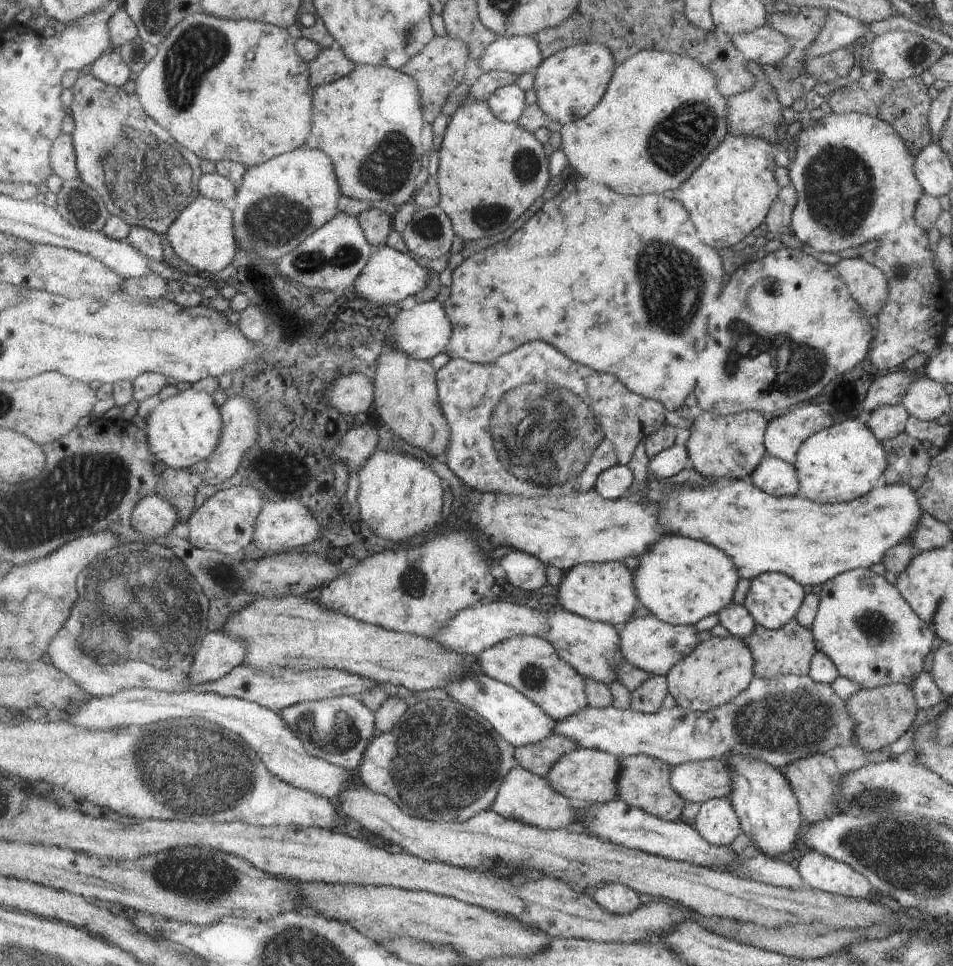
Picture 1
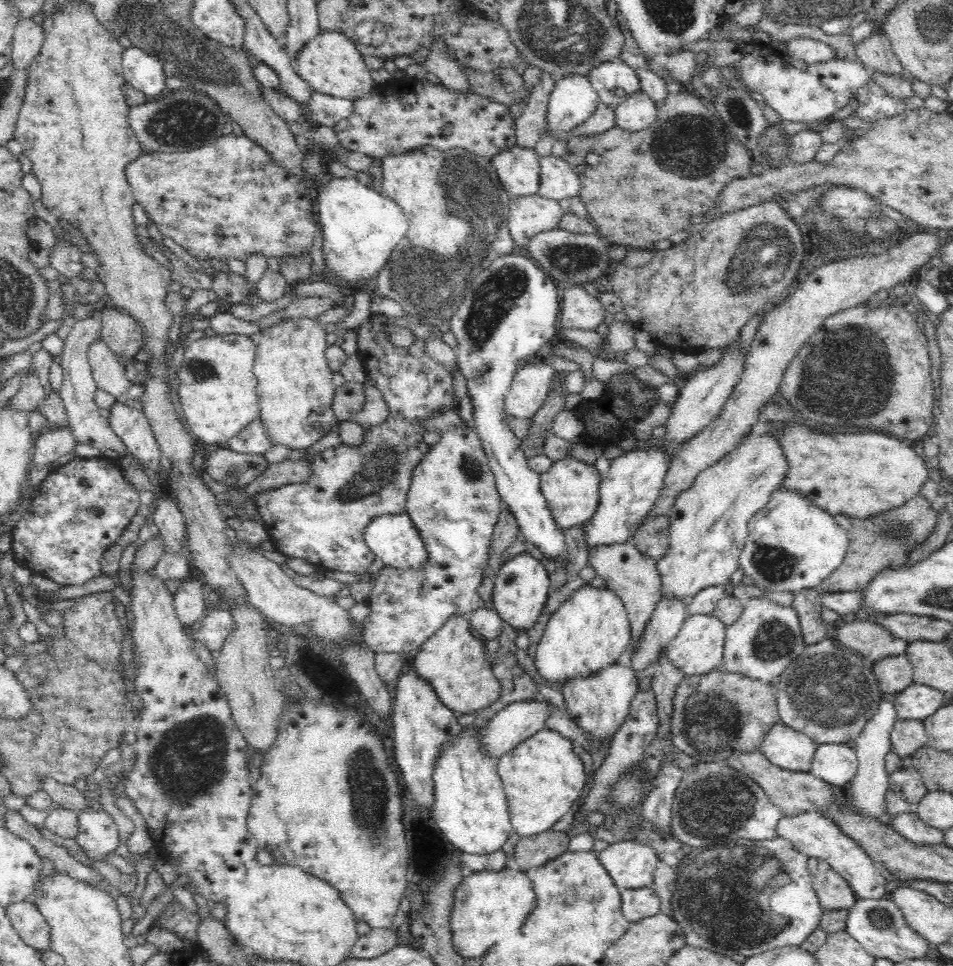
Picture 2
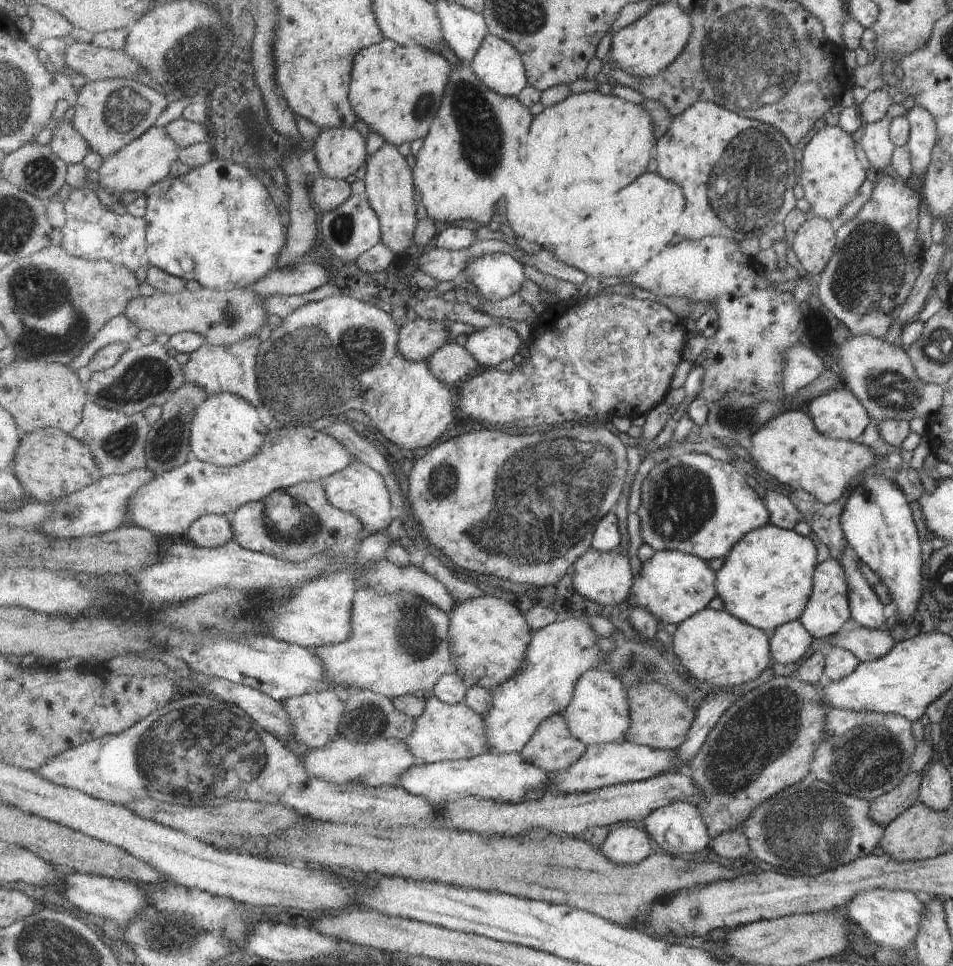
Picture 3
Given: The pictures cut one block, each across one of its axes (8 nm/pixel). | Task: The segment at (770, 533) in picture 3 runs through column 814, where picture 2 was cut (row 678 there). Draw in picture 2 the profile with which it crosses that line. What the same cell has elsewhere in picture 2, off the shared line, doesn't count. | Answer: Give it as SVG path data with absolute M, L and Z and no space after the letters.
M588 583L577 588L551 614L536 648L535 668L550 682L565 684L568 679L588 676L616 663L630 644L630 639L630 621L621 598L608 587L596 588Z

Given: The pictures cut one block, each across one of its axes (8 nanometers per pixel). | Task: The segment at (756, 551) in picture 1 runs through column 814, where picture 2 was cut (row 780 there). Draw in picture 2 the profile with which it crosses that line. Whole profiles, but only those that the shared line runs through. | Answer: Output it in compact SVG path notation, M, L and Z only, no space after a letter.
M544 727L524 739L498 761L497 771L504 783L513 829L520 837L538 835L571 812L586 783L586 772L580 756L574 752L572 739Z

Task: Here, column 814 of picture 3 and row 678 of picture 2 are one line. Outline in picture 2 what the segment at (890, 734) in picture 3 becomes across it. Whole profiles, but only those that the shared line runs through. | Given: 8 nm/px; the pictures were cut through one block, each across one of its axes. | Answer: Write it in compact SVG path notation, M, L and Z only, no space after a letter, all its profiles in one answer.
M766 597L752 598L744 605L740 618L726 627L723 664L718 669L773 684L774 678L778 678L806 647L796 609L778 606Z

